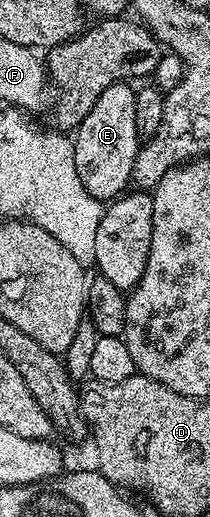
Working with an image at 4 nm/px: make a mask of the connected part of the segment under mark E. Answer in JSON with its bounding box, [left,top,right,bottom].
[73,81,141,200]

